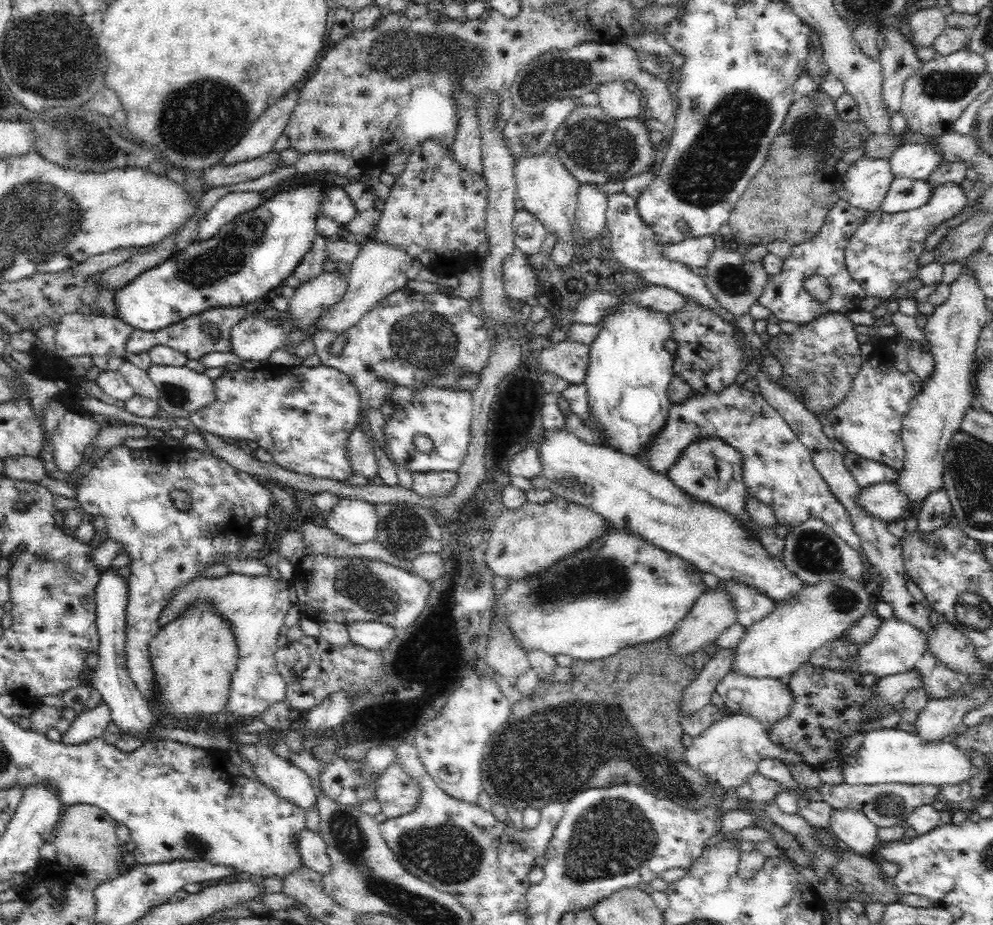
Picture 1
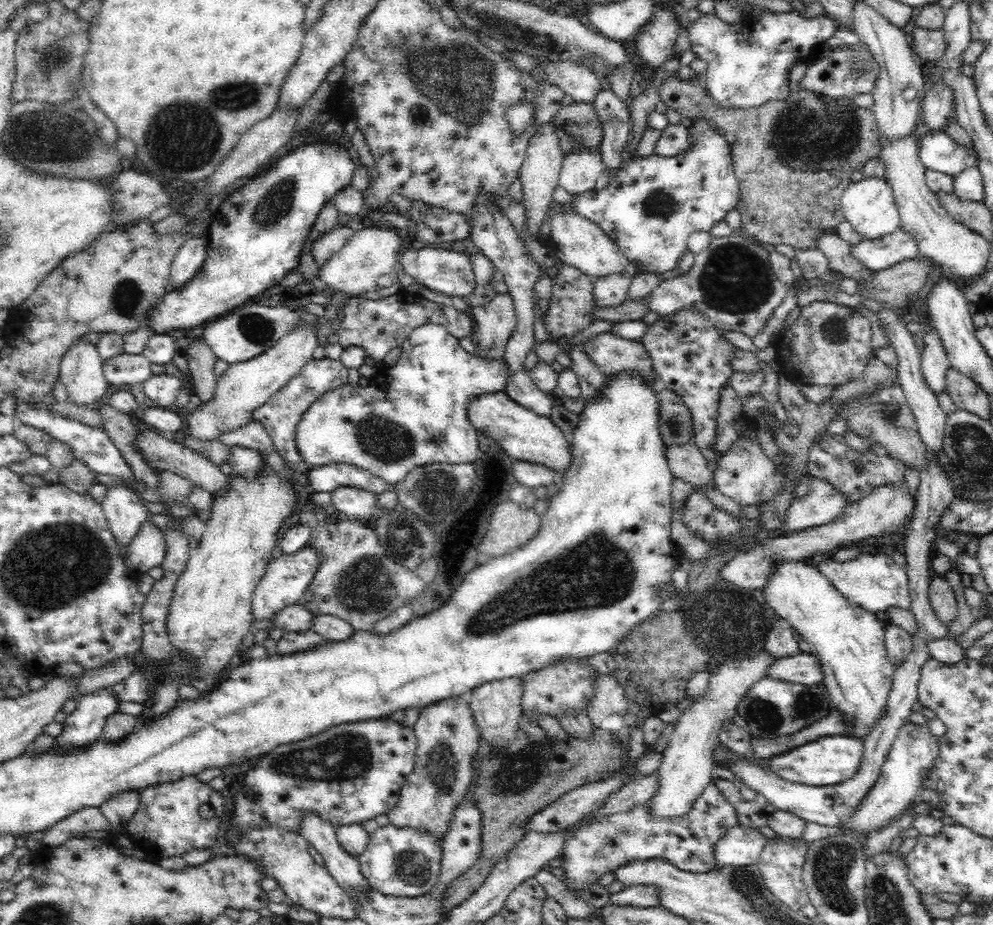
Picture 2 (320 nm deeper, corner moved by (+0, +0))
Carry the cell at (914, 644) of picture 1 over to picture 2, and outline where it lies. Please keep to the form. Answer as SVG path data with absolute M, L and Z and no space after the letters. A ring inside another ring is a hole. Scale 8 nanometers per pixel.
M805 652L777 658L772 668L768 668L766 676L806 686L824 684L822 665L816 662L814 656Z

